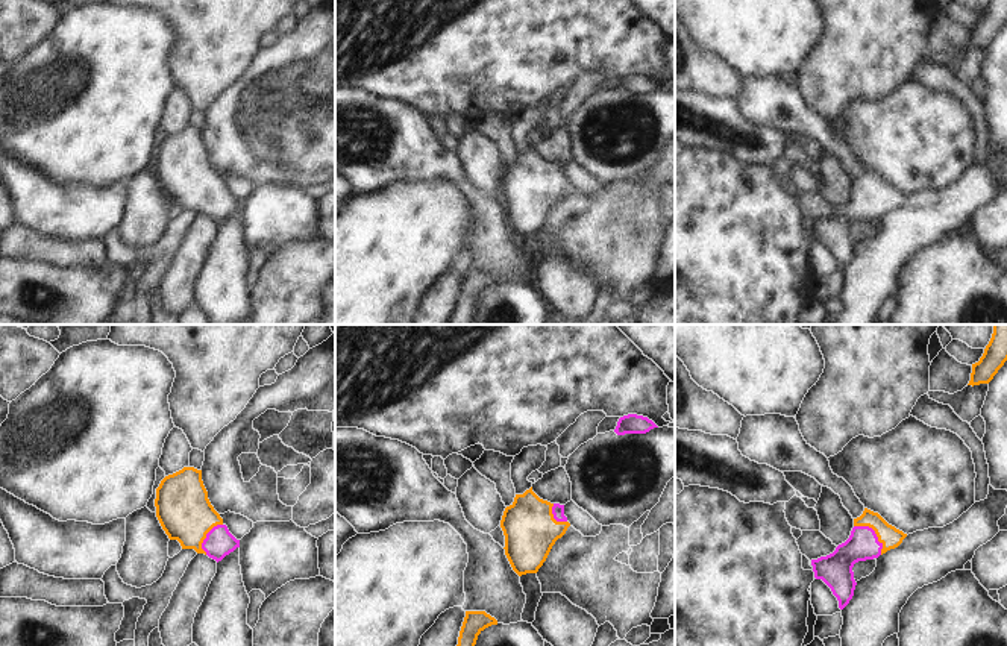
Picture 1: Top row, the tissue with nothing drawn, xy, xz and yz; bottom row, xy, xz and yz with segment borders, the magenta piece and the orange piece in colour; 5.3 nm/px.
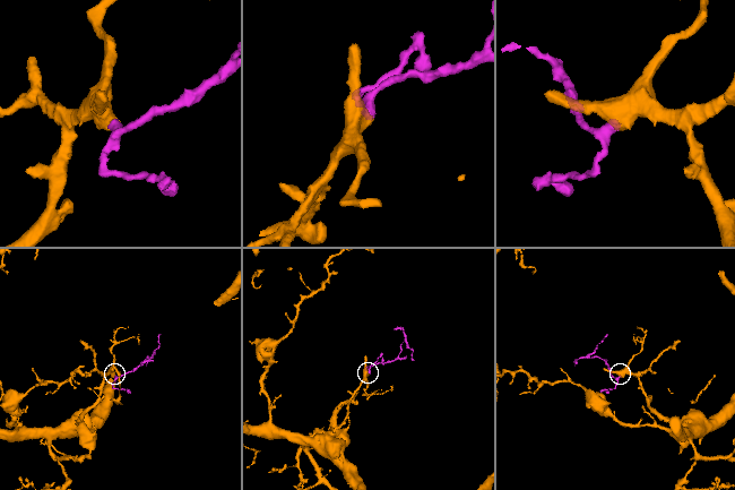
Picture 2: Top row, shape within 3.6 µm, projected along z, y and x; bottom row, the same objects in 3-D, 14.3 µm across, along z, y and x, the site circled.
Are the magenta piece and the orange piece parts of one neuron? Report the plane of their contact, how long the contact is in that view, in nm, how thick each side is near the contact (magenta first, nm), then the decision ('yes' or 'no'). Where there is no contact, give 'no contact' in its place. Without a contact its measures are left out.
contact in yz; length 220 nm; calibres 160 and 120 nm; yes

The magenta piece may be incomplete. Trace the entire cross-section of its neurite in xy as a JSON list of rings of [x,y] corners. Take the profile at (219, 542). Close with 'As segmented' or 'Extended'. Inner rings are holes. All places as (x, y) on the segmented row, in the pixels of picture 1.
[[[184,467],[156,488],[156,517],[170,540],[217,563],[240,547],[208,499],[202,470]]]. Extended.

